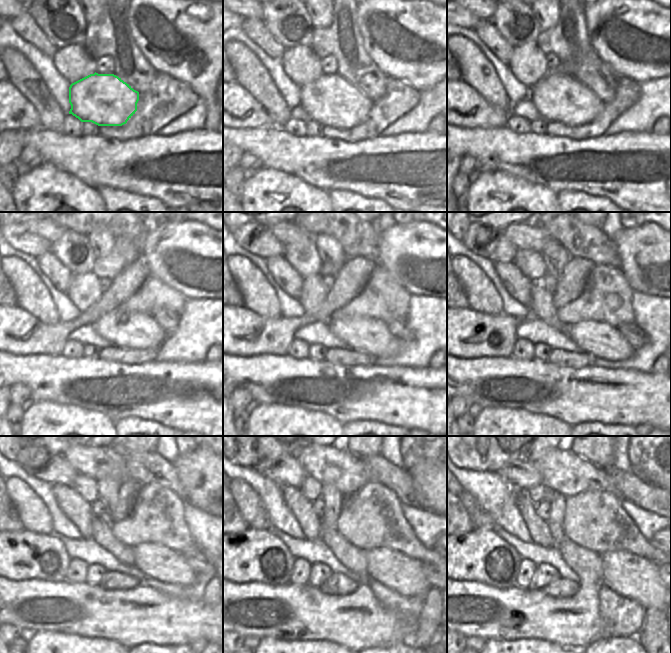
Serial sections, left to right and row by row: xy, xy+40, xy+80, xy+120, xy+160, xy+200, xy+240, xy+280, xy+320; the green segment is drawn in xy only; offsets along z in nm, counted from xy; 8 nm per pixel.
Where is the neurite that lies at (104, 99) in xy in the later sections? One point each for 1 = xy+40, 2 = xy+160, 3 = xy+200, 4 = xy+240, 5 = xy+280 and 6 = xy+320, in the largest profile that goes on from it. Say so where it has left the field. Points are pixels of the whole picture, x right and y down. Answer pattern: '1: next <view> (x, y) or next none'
1: next xy+40 (331, 100)
2: next xy+160 (370, 335)
3: next xy+200 (600, 339)
4: next xy+240 (157, 562)
5: next xy+280 (407, 576)
6: next xy+320 (635, 577)

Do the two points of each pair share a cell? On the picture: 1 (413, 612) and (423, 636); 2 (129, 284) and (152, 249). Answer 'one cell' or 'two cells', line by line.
1: two cells
2: two cells

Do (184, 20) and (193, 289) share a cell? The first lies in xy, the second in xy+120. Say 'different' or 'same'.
same

